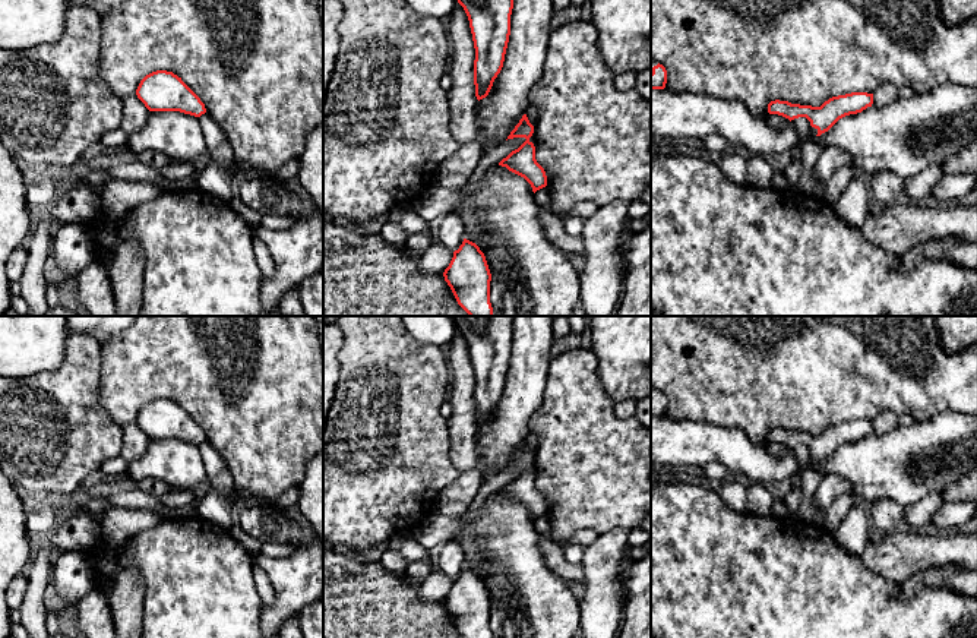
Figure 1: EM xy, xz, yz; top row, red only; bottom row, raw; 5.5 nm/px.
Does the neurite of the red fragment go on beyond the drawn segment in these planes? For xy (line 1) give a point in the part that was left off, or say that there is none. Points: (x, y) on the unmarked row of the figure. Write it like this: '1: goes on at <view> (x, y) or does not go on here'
1: does not go on here

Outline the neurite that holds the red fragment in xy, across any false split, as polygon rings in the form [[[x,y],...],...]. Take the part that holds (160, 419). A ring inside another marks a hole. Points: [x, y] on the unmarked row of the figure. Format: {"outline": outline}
{"outline": [[[156,398],[146,402],[136,423],[149,439],[180,439],[195,445],[206,440],[200,426],[173,399]]]}

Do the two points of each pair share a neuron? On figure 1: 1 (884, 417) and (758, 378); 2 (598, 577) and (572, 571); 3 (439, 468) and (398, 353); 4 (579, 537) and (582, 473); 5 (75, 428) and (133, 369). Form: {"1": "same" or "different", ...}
{"1": "different", "2": "different", "3": "same", "4": "different", "5": "different"}

